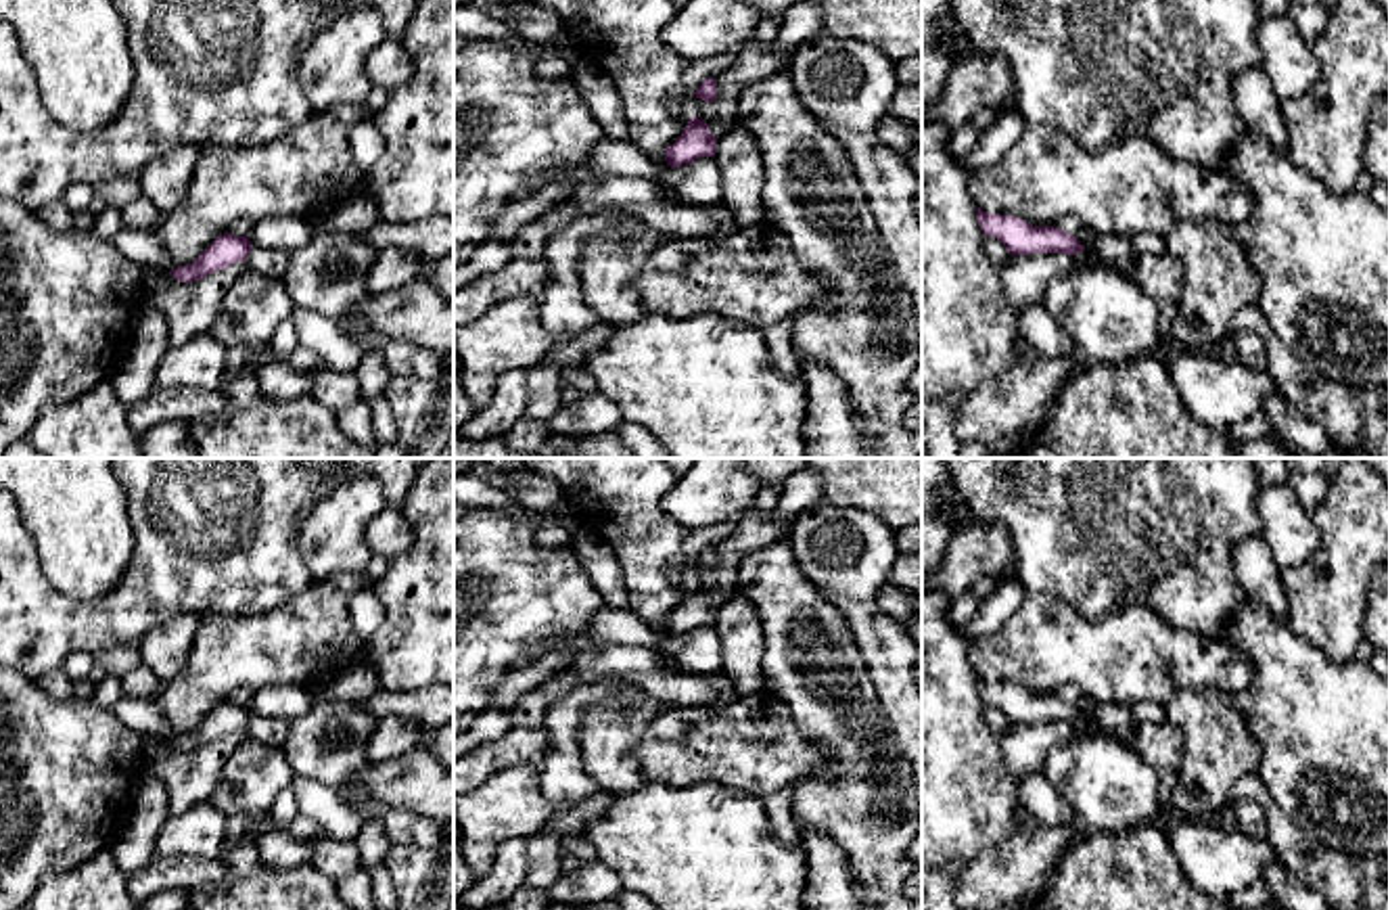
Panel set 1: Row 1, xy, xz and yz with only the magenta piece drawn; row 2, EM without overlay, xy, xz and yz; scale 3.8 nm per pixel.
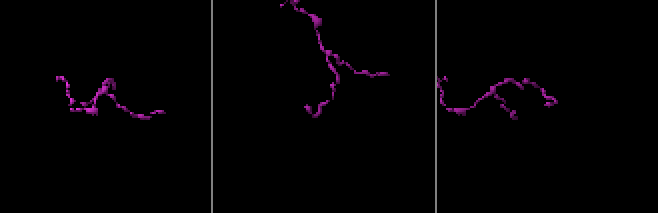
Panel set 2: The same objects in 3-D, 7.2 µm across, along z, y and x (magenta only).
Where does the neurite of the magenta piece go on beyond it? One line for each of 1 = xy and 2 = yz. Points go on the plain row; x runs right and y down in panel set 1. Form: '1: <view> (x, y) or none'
1: none
2: none

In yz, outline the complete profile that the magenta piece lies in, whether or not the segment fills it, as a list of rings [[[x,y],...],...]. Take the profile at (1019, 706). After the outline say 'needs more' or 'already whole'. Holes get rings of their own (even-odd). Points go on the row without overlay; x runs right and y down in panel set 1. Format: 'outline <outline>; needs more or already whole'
outline [[[980,676],[976,678],[976,688],[985,705],[995,705],[997,709],[1001,709],[1012,724],[1077,724],[1085,720],[1077,705],[1054,695],[1033,695],[1016,684],[989,682]]]; already whole

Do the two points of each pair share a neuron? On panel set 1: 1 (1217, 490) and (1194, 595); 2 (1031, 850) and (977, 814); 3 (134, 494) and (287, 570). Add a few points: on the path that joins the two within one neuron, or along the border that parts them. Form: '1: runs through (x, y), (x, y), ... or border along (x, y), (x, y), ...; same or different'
1: runs through (1217, 515), (1217, 547), (1211, 570); same
2: border along (1012, 821), (1010, 829), (996, 844), (964, 860); different
3: runs through (155, 538), (187, 570), (243, 570); same

